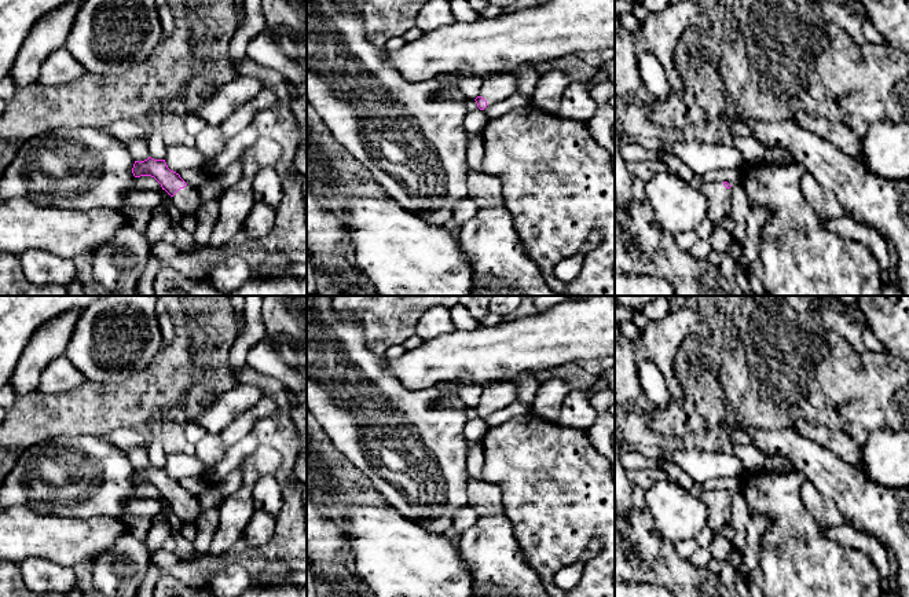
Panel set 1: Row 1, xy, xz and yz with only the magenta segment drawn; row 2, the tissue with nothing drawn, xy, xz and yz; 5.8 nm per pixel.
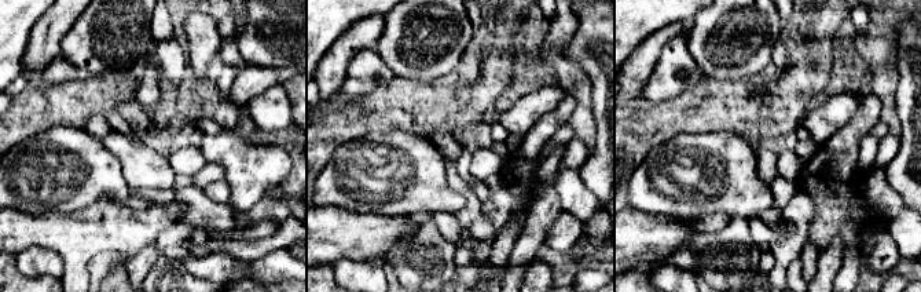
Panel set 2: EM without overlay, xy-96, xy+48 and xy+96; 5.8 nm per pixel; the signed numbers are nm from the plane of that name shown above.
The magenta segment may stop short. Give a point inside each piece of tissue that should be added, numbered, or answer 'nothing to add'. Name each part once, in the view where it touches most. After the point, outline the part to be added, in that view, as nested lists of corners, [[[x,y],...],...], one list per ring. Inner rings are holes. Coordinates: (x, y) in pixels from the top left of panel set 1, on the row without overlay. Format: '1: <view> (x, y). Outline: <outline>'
1: xy (187, 509). Outline: [[[187,492],[184,497],[180,497],[173,505],[172,512],[176,514],[177,524],[197,524],[198,517],[201,516],[201,506],[198,497]]]

